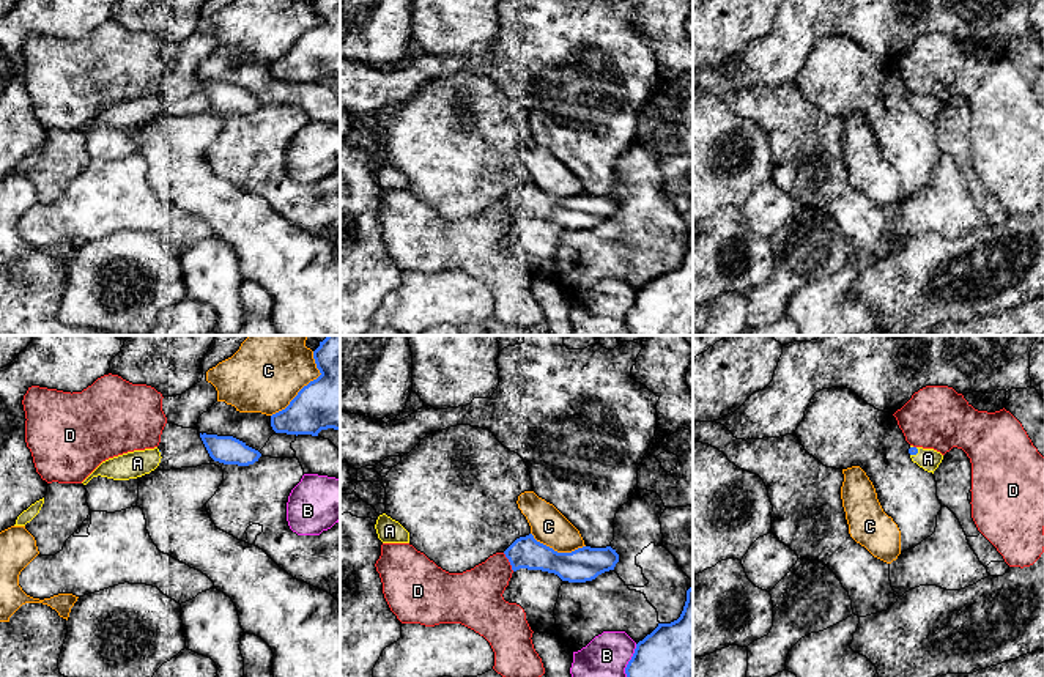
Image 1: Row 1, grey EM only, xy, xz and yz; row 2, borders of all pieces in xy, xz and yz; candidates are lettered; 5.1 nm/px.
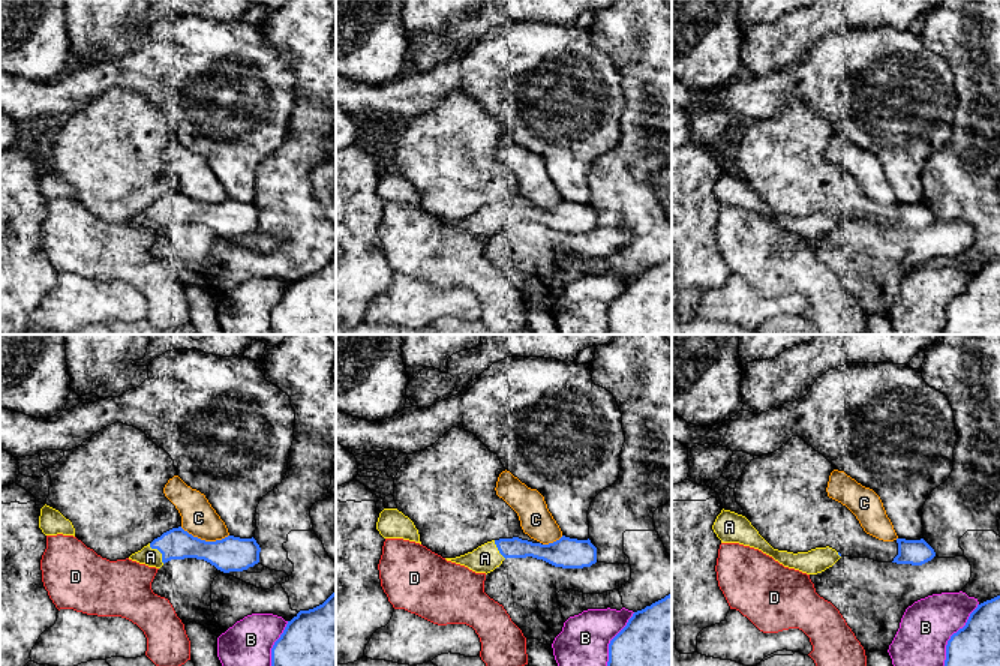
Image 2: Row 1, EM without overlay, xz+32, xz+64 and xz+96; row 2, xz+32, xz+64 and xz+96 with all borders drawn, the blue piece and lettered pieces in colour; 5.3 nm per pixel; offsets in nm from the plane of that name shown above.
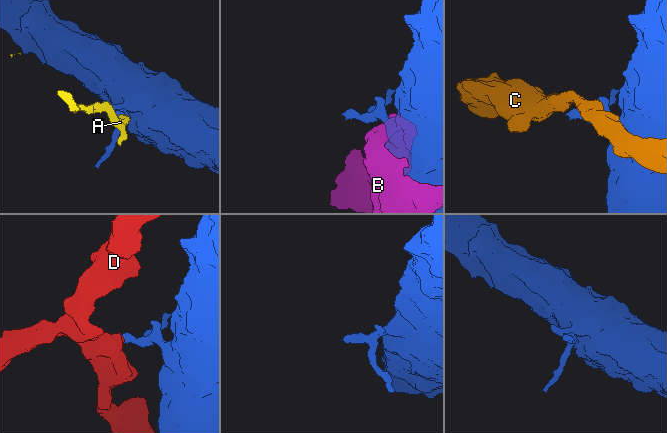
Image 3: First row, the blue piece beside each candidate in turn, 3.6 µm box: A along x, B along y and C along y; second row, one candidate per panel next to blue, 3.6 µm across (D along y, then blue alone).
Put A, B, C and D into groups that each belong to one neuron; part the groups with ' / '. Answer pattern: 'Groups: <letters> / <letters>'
Groups: A / B / C / D

